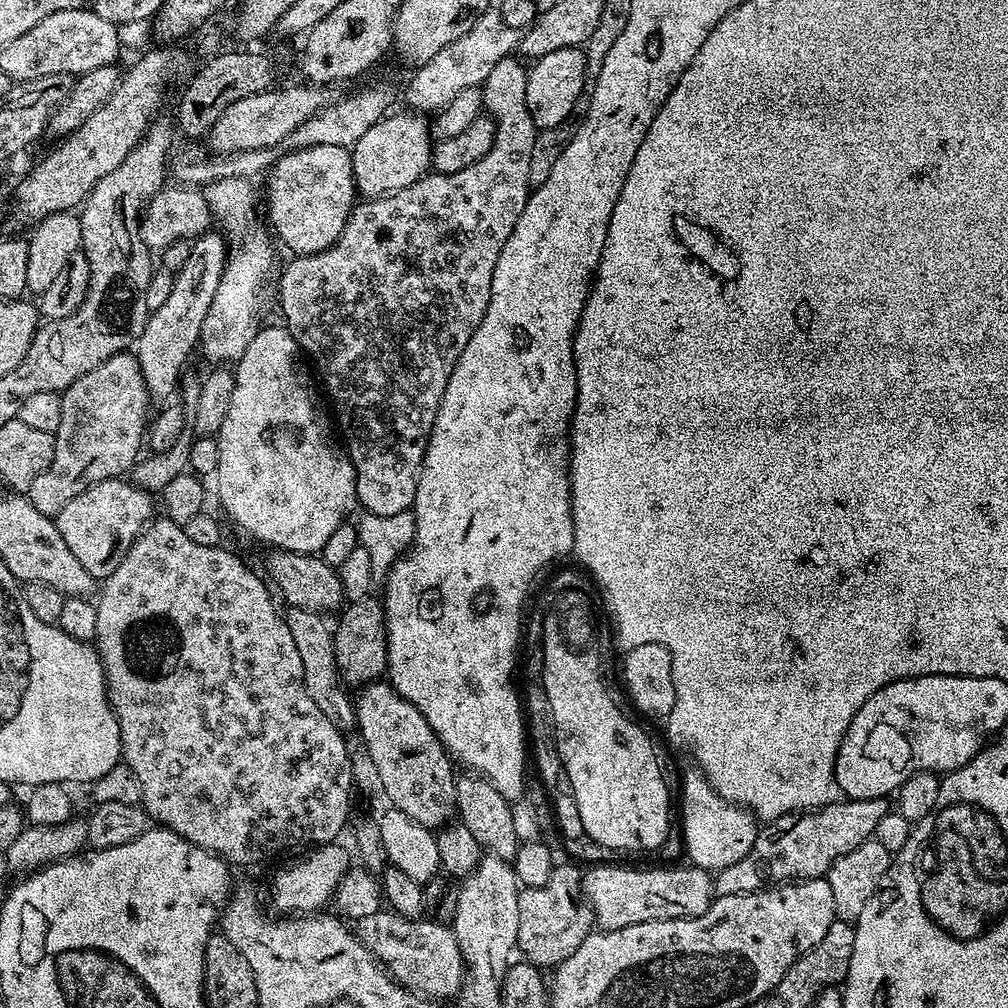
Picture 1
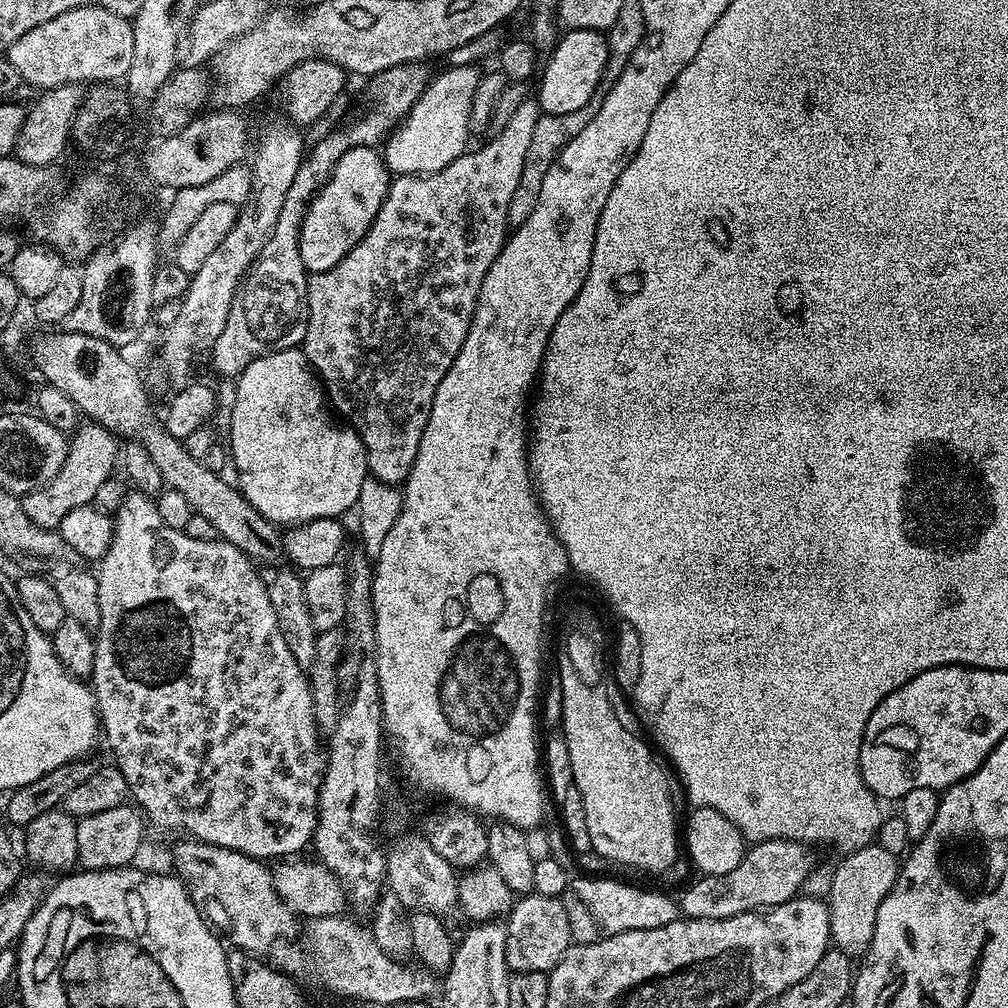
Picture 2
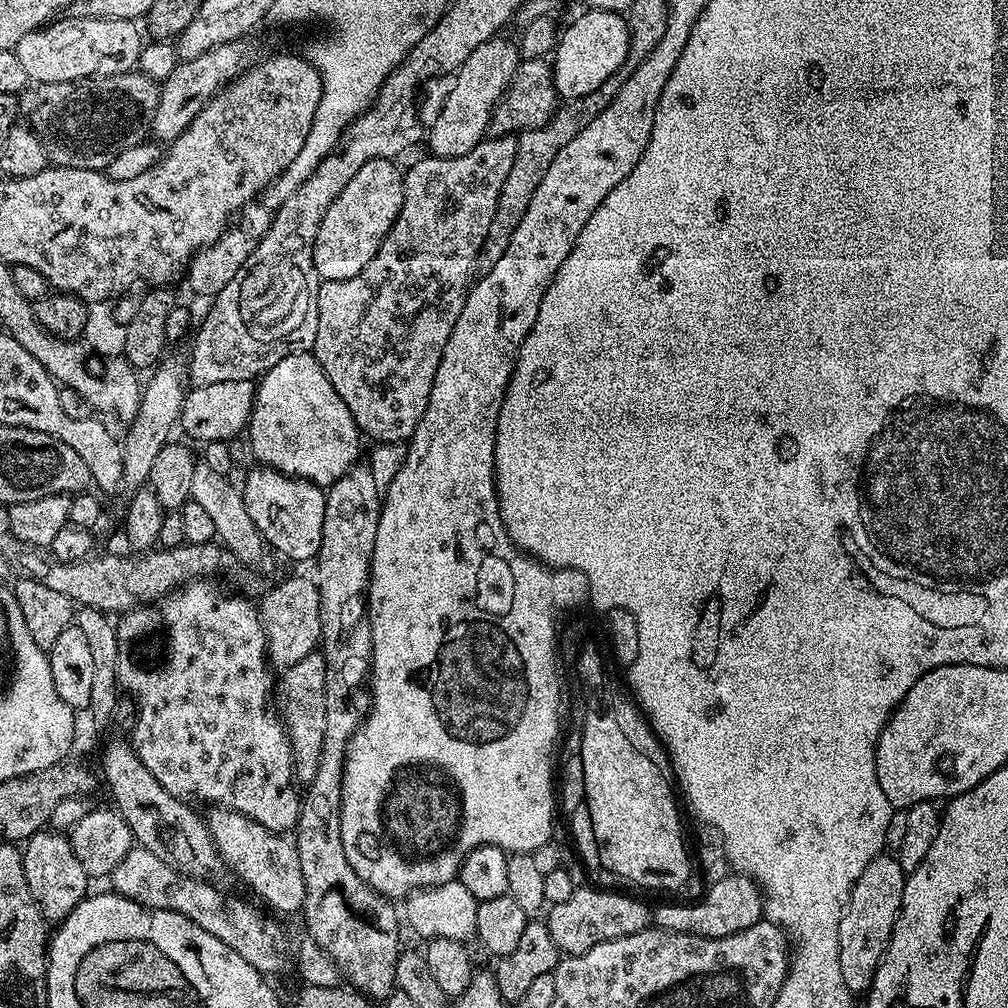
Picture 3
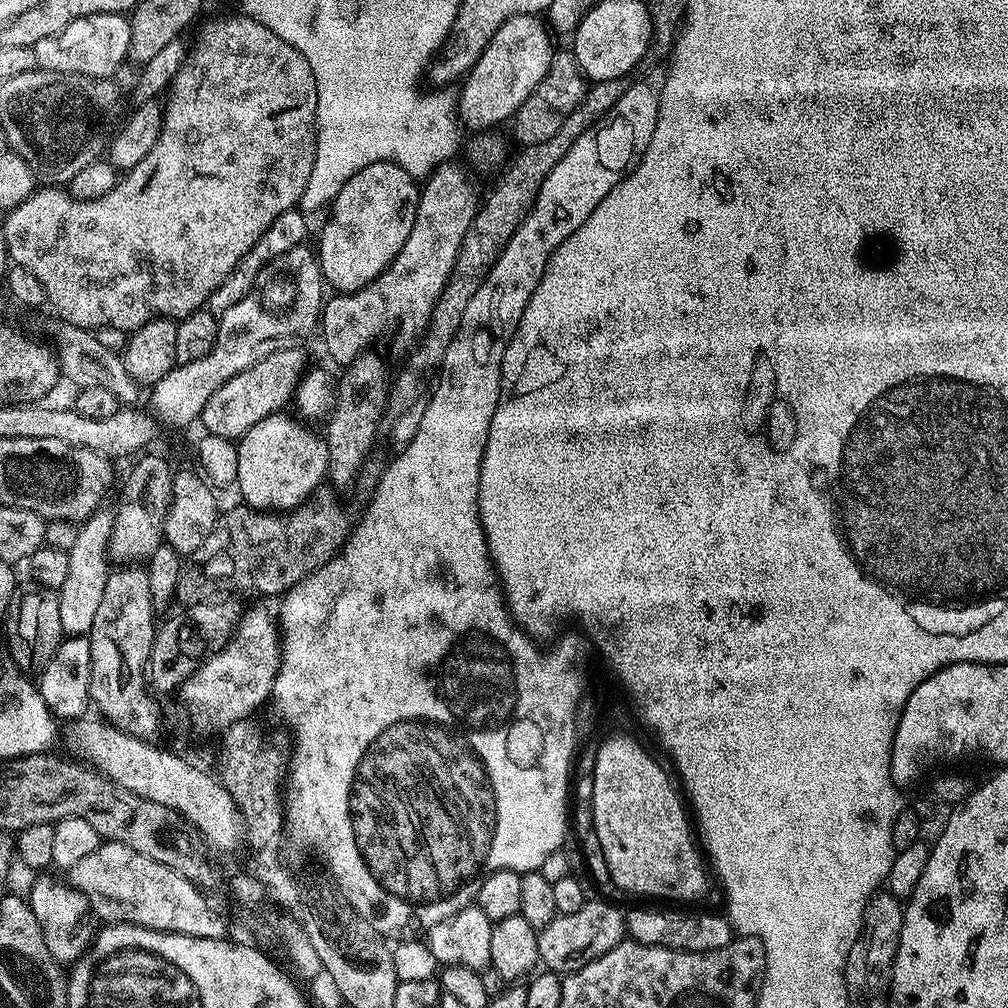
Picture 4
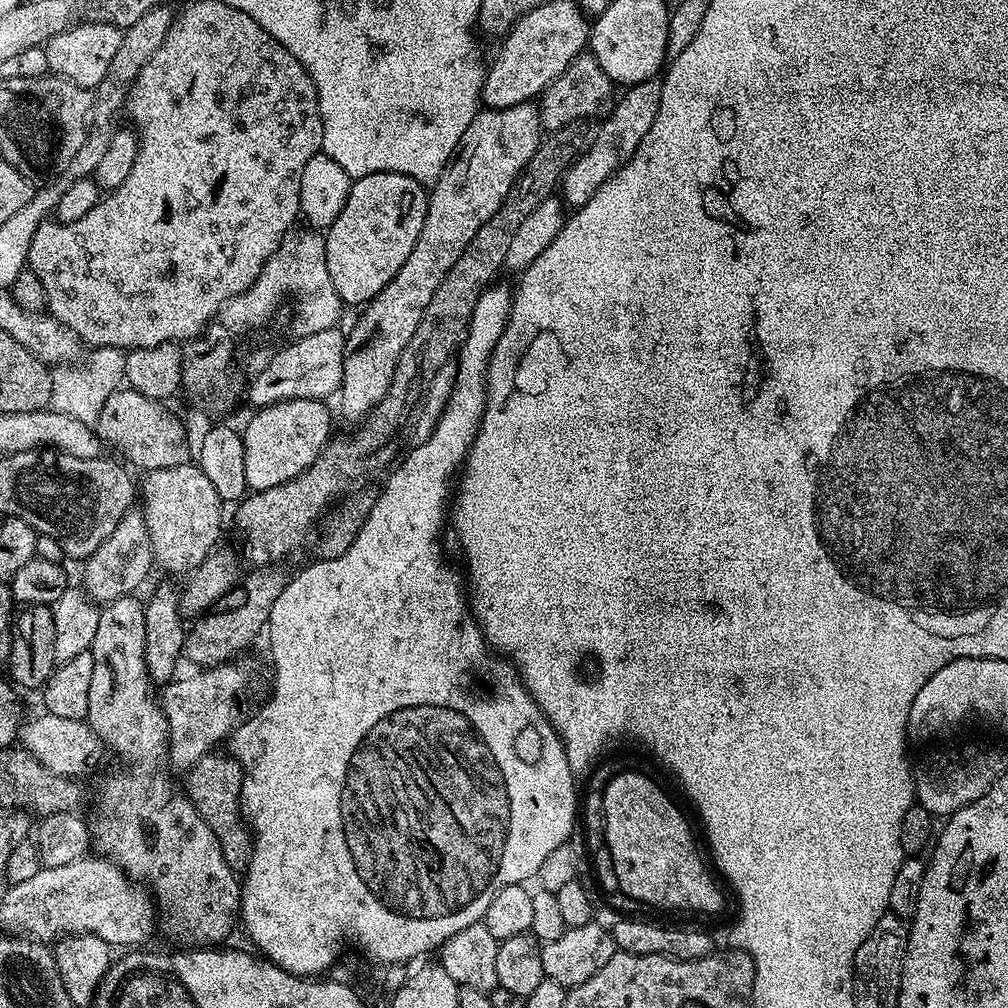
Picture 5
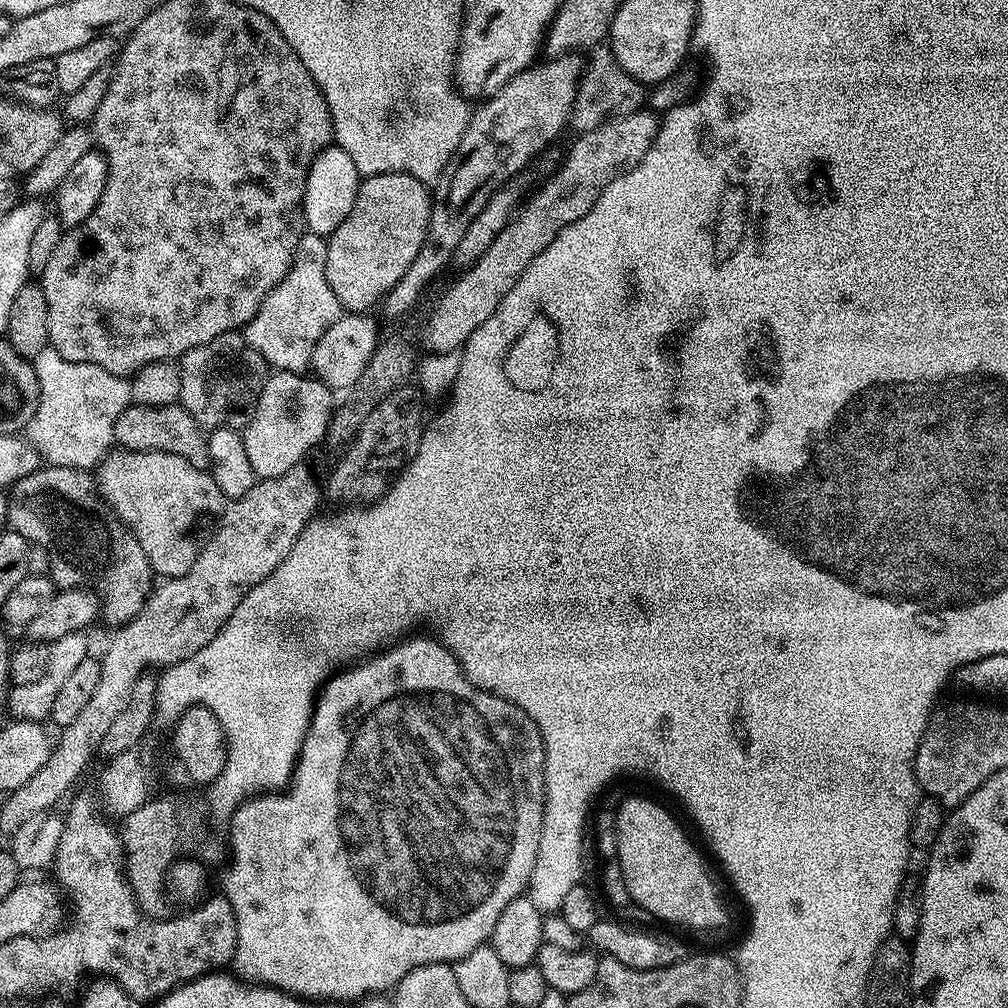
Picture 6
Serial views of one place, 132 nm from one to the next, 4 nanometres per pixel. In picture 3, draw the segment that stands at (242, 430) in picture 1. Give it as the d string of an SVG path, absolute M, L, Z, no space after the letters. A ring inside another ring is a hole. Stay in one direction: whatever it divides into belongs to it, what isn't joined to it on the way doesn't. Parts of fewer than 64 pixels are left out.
M311 352L290 354L259 377L256 405L252 408L252 417L248 419L246 436L252 439L251 455L256 455L261 465L275 468L277 472L284 472L288 476L299 476L301 480L309 480L312 484L321 486L331 486L338 482L361 459L360 427L354 422L346 402L338 398L338 390L334 390L330 378L326 378L322 366Z

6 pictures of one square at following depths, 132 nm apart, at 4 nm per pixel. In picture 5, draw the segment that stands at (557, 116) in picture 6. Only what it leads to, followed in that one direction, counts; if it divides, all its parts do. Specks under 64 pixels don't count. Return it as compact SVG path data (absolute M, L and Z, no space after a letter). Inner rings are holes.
M535 103L519 104L518 106L506 106L505 108L489 108L476 113L474 122L466 126L466 134L462 134L462 142L454 150L454 154L448 160L448 165L442 170L436 183L431 185L428 192L428 209L422 226L422 234L418 234L418 242L414 242L414 250L410 250L410 258L402 262L402 270L394 274L394 278L380 293L363 305L360 317L356 325L346 336L344 346L344 369L342 370L342 382L338 393L340 400L340 416L346 423L355 425L371 416L372 411L383 403L384 395L392 384L392 378L396 373L396 365L405 348L408 347L414 330L418 330L418 322L422 322L422 314L426 306L430 306L430 298L434 298L434 290L442 286L442 278L450 274L450 266L462 258L462 250L494 218L498 206L510 194L510 186L520 177L521 170L534 158L542 143L542 127L540 123L540 109Z

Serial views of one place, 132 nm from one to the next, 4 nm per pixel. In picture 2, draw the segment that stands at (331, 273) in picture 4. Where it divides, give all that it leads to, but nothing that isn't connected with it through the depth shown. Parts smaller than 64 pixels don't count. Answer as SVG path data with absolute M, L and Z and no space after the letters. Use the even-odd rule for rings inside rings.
M358 146L346 150L346 154L338 158L330 178L308 204L300 227L300 253L309 273L325 272L338 266L338 262L342 262L342 258L354 250L366 230L370 230L386 198L389 183L388 165L376 148Z

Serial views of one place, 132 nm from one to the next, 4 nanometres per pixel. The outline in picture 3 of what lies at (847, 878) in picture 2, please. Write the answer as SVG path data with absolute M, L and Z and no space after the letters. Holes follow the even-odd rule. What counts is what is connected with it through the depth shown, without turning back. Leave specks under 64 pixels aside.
M892 854L875 856L862 870L858 882L854 882L848 904L838 926L838 962L842 970L842 978L853 994L867 993L872 987L872 979L878 970L884 953L888 951L888 943L896 925L896 916L902 906L904 881L906 873L902 870L899 859Z

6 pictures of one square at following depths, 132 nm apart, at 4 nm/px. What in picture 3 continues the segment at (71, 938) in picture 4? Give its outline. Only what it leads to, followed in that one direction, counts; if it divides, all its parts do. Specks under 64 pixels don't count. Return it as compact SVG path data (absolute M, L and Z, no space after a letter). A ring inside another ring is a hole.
M41 830L28 837L22 851L26 886L30 886L30 894L34 894L34 902L42 910L44 919L49 922L65 920L90 892L90 877L82 870L78 858L74 858L71 839L63 832Z

